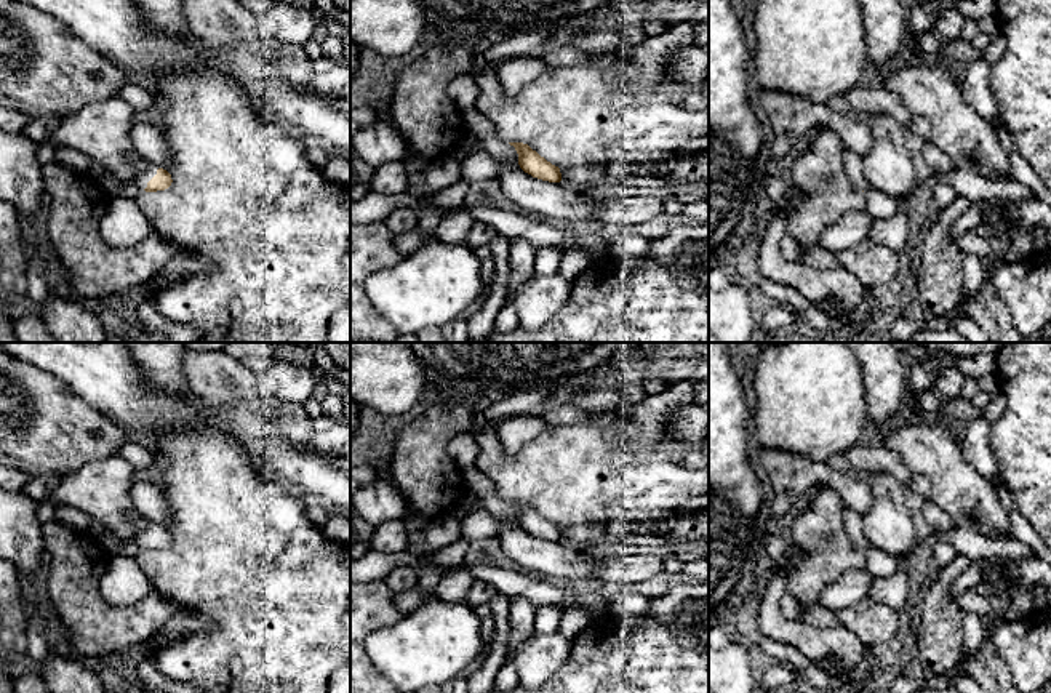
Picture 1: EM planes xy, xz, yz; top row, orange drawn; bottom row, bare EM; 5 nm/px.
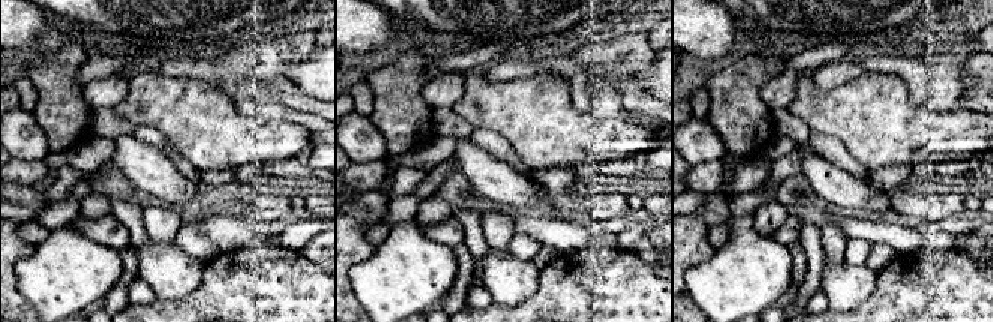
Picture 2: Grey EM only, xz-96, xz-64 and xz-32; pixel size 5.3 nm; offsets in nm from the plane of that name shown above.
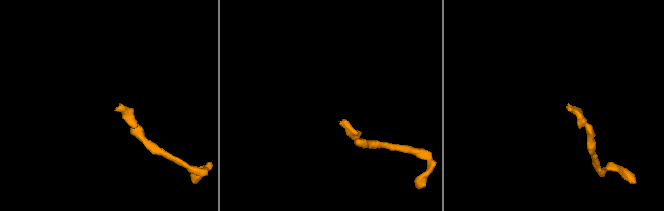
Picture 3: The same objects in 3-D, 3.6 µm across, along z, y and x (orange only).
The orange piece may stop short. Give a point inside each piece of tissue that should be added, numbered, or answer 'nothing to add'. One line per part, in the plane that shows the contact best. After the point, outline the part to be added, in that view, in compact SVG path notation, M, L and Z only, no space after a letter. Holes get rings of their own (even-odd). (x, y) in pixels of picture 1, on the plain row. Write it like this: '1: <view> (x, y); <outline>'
1: xy (146, 528); M139 512L134 515L136 522L136 544L144 549L147 541L157 533L158 525L142 517Z

